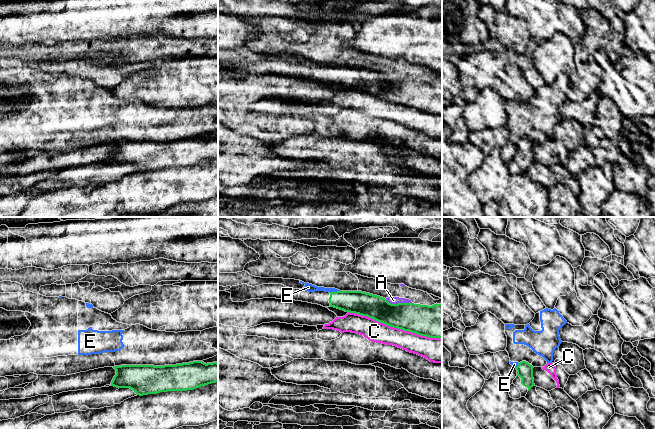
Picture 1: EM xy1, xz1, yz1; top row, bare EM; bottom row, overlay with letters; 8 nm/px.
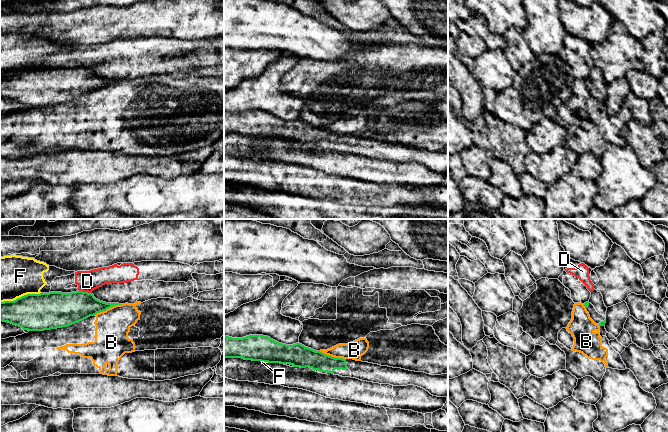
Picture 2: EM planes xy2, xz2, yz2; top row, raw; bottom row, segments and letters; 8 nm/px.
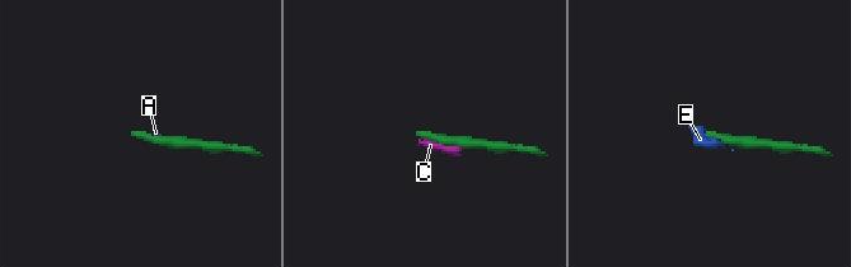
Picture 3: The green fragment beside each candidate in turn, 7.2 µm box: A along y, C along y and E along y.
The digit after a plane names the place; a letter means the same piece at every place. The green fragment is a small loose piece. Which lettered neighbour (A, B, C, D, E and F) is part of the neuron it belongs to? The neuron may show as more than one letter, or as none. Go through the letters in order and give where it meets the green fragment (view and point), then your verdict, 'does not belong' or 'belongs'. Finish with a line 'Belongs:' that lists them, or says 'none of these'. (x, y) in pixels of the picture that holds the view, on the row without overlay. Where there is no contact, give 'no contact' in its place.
A: contact xz1 (398, 79); does not belong
B: contact xy2 (108, 84); does not belong
C: contact xz1 (395, 103); does not belong
D: contact xy2 (85, 68); does not belong
E: contact xz1 (334, 68); does not belong
F: contact xy2 (20, 73); does not belong
Belongs: none of these

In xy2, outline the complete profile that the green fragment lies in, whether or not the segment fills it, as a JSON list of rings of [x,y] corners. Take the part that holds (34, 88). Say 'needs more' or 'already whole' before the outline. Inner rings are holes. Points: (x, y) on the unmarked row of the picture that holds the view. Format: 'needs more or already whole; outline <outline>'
already whole; outline [[[83,67],[27,70],[14,77],[0,78],[0,97],[19,102],[23,106],[44,107],[70,102],[115,81],[121,80],[100,77],[92,69]]]

